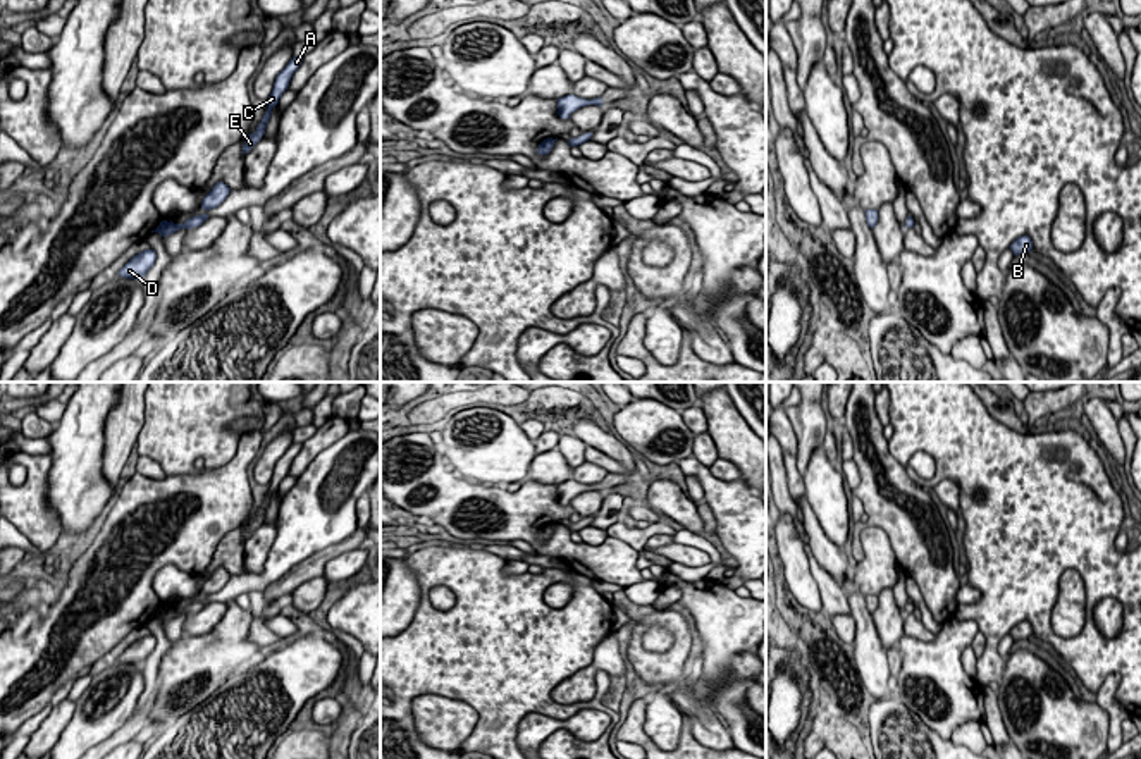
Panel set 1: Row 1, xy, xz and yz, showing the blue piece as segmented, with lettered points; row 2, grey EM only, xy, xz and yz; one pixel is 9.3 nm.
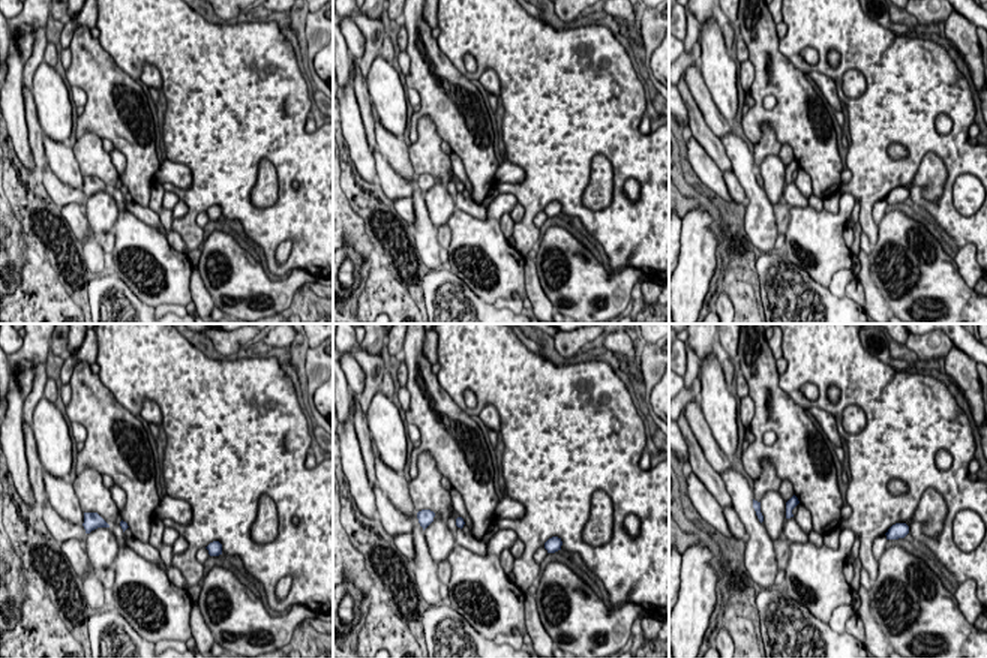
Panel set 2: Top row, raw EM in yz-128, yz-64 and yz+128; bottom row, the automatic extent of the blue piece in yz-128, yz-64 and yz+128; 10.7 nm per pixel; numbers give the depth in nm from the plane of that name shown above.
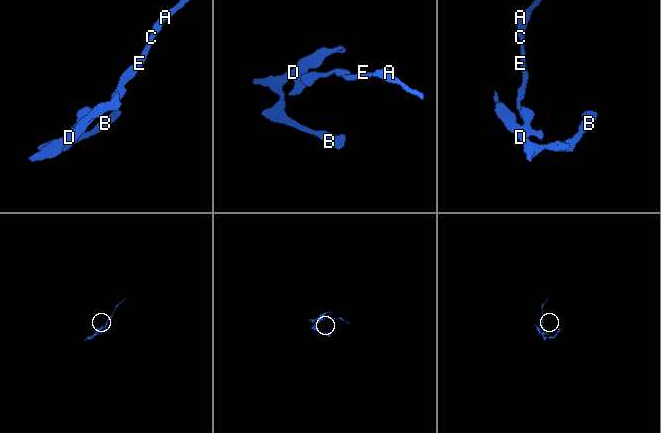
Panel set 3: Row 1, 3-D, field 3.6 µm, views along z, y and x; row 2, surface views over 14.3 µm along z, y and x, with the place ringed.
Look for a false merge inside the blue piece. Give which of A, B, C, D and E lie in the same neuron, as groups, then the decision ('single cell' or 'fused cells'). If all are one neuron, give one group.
A C E / B D; fused cells

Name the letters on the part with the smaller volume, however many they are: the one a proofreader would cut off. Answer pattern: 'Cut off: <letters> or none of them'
Cut off: A, C, E

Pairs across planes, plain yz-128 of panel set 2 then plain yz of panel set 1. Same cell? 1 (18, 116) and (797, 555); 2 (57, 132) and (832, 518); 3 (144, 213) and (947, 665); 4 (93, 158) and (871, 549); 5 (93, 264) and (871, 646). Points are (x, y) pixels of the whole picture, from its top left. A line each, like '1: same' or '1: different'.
1: same
2: same
3: different
4: same
5: same

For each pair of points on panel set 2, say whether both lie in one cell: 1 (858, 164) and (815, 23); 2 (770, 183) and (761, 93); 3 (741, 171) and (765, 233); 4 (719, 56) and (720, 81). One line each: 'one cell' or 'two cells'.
1: one cell
2: two cells
3: one cell
4: one cell

